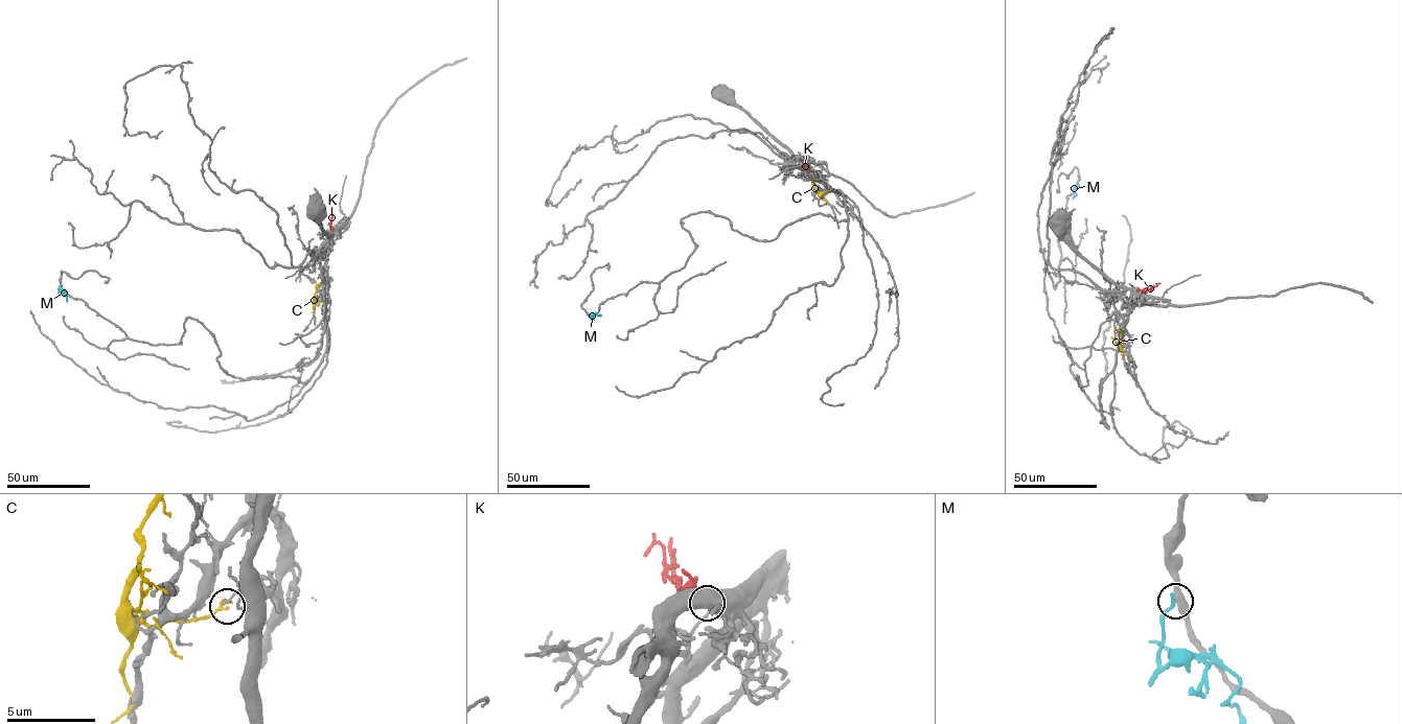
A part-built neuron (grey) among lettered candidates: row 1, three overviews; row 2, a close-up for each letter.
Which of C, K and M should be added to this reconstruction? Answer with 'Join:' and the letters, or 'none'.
Join: K

